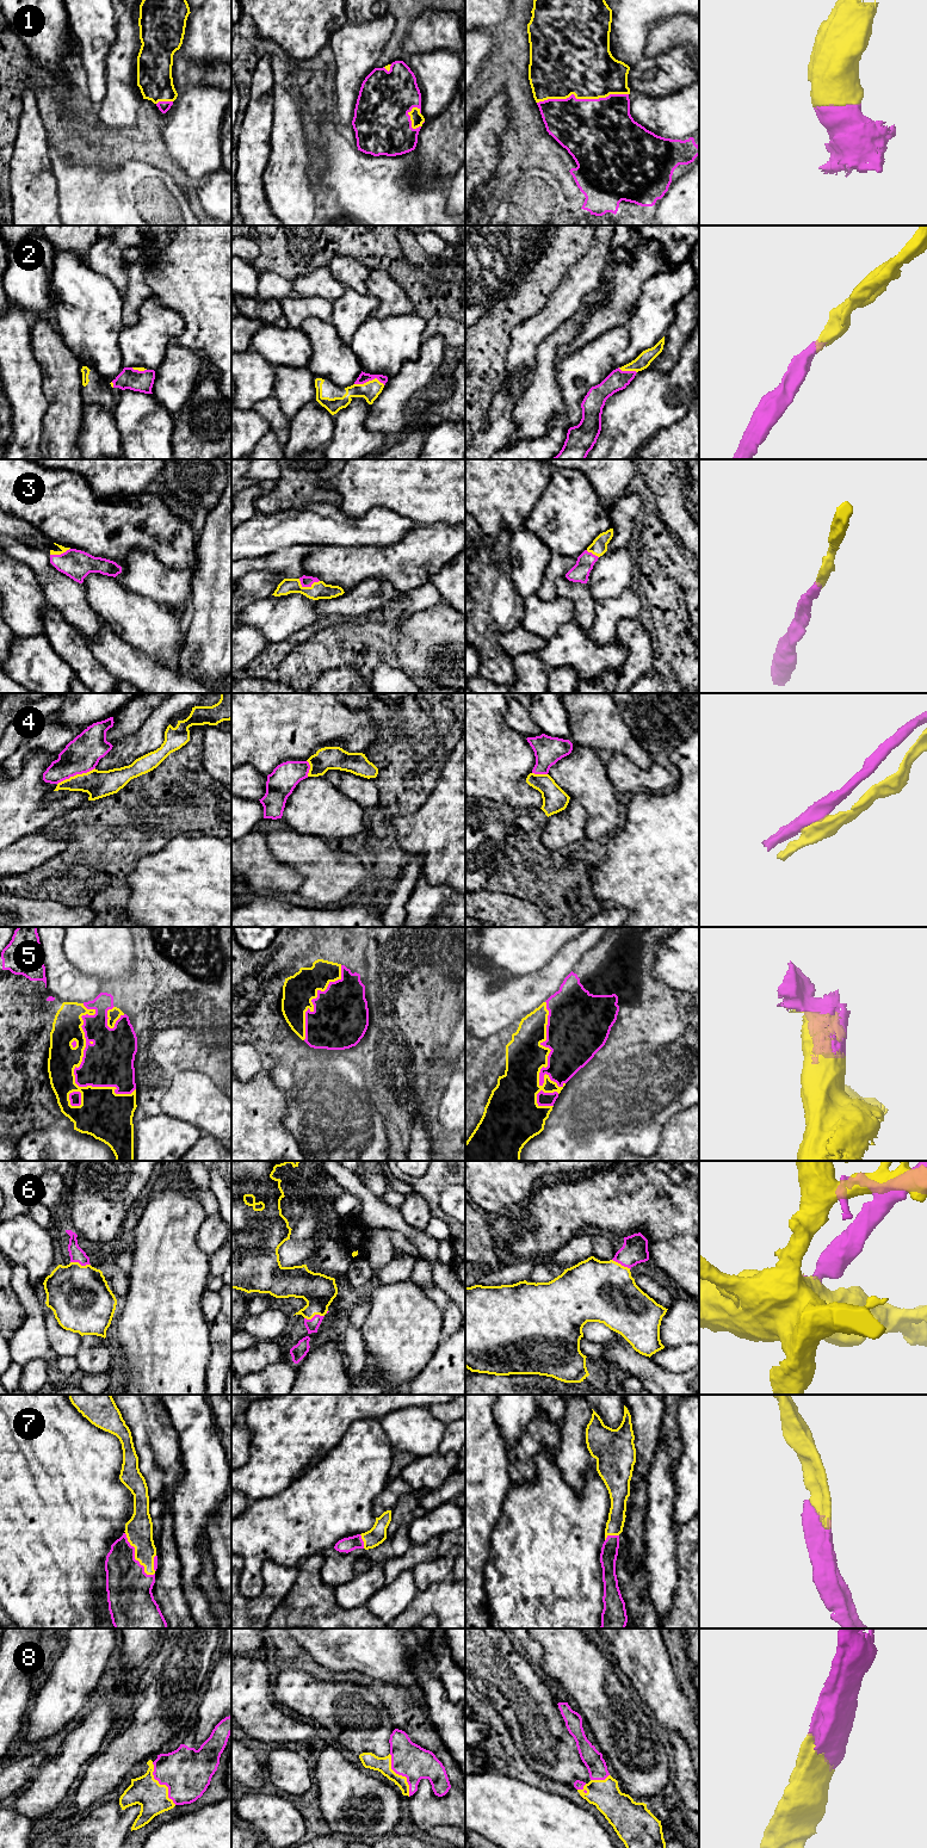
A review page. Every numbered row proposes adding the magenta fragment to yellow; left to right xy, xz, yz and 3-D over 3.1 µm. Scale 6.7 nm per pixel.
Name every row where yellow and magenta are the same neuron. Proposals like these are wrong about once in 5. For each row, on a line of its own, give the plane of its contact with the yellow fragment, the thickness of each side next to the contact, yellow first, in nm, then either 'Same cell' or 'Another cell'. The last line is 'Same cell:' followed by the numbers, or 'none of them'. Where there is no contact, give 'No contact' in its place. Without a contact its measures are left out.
1: Touches yellow in yz. Thickness 440 nm (yellow) against 460 nm. Same cell
2: Touches yellow in xz. Thickness 130 nm (yellow) against 70 nm. Same cell
3: Touches yellow in xz. Thickness 110 nm (yellow) against 80 nm. Same cell
4: Touches yellow in xy. Thickness 190 nm (yellow) against 240 nm. Another cell
5: Touches yellow in xy. Thickness 200 nm (yellow) against 340 nm. Same cell
6: Touches yellow in xy. Thickness 420 nm (yellow) against 100 nm. Same cell
7: Touches yellow in xy. Thickness 190 nm (yellow) against 300 nm. Same cell
8: Touches yellow in xy. Thickness 200 nm (yellow) against 320 nm. Same cell
Same cell: 1, 2, 3, 5, 6, 7, 8

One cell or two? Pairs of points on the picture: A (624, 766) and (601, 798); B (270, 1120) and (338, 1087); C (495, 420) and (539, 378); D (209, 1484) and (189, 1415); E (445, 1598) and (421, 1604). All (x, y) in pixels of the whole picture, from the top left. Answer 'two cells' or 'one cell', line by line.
A: two cells
B: two cells
C: two cells
D: one cell
E: one cell

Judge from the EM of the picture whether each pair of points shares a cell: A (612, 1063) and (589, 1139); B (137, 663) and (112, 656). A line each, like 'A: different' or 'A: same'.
A: same
B: same

